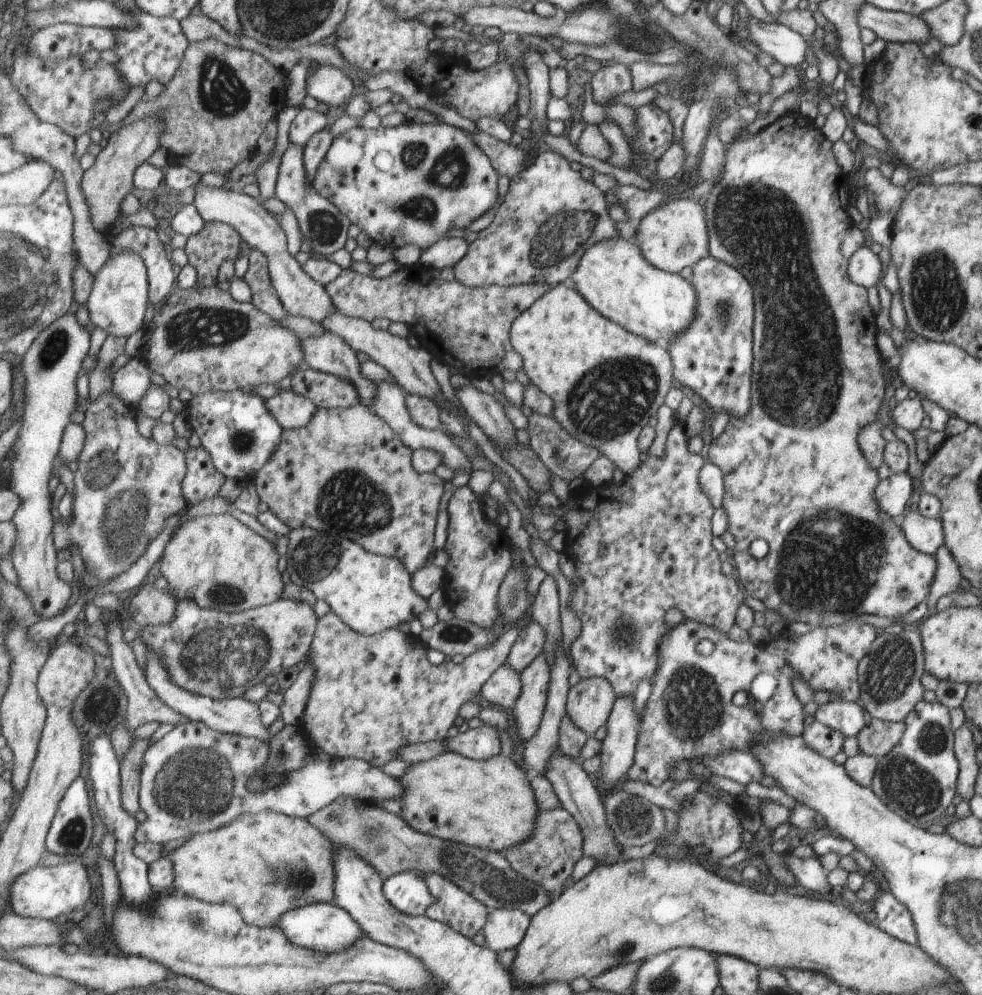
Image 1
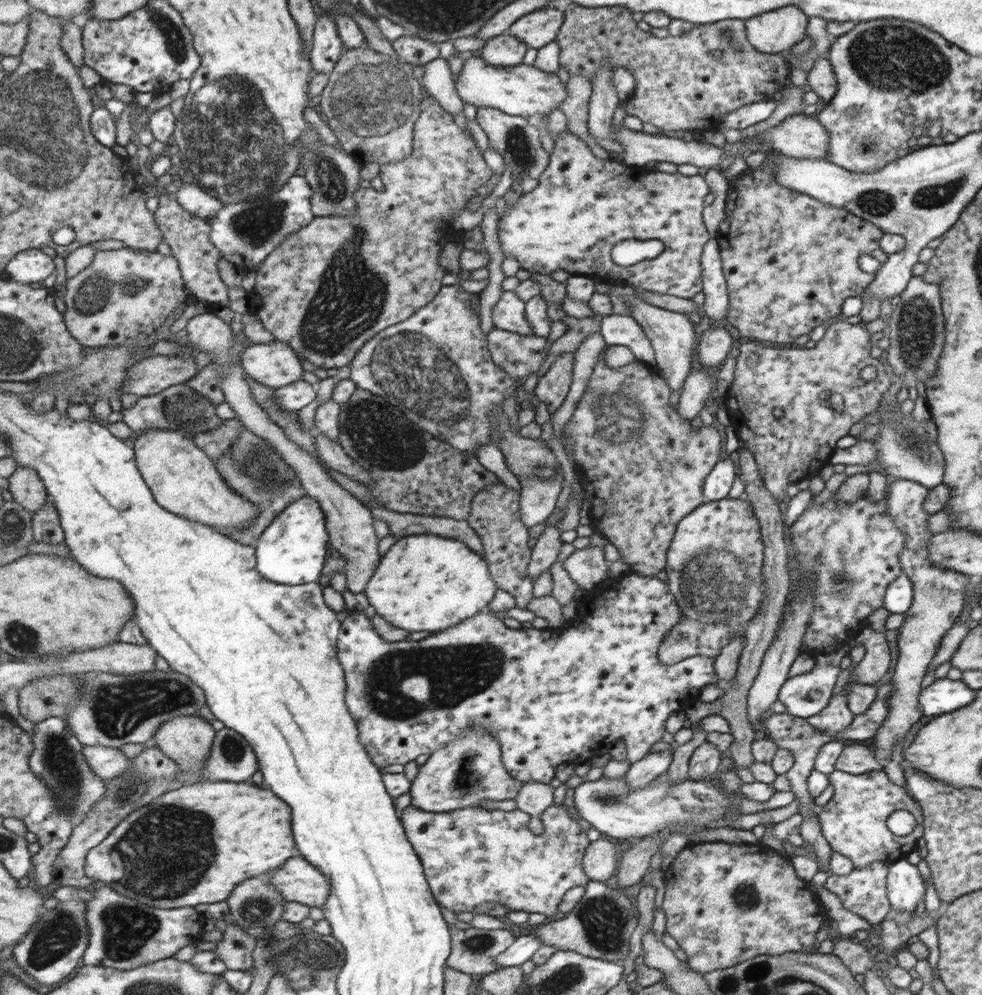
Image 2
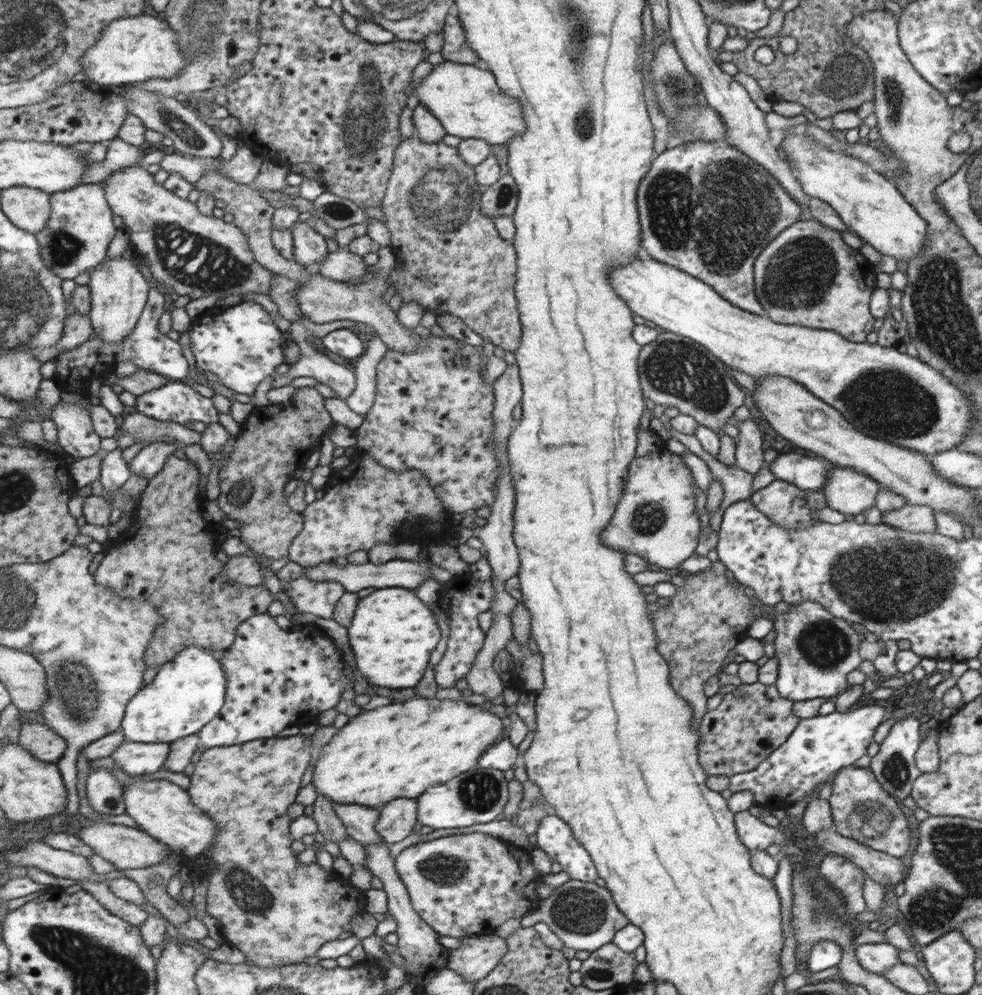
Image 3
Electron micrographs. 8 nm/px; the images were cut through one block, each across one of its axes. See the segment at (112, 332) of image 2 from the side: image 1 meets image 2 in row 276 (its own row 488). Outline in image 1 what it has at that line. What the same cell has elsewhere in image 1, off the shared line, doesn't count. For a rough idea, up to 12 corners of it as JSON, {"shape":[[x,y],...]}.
{"shape":[[88,405],[72,520],[93,582],[127,572],[185,512],[186,452]]}

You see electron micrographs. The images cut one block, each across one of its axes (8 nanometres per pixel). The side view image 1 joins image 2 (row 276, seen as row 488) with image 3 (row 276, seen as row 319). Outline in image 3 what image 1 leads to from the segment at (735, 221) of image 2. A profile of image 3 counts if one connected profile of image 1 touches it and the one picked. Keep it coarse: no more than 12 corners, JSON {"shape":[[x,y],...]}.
{"shape":[[797,220],[757,258],[773,322],[863,342],[875,272]]}

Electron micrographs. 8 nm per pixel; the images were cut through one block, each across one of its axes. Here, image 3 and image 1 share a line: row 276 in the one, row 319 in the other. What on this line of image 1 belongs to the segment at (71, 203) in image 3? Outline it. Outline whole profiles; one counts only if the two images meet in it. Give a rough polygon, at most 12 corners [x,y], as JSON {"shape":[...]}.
{"shape":[[75,313],[21,361],[8,487],[18,587],[41,619],[76,597],[58,572],[49,480],[91,333]]}

